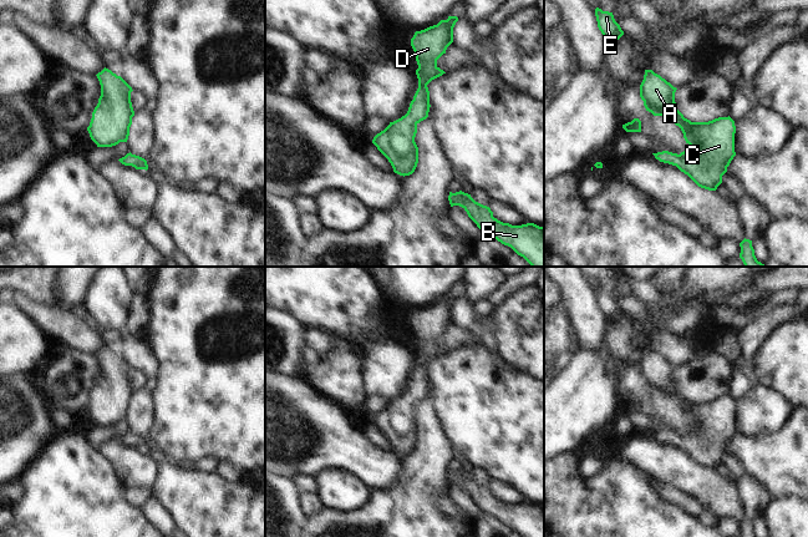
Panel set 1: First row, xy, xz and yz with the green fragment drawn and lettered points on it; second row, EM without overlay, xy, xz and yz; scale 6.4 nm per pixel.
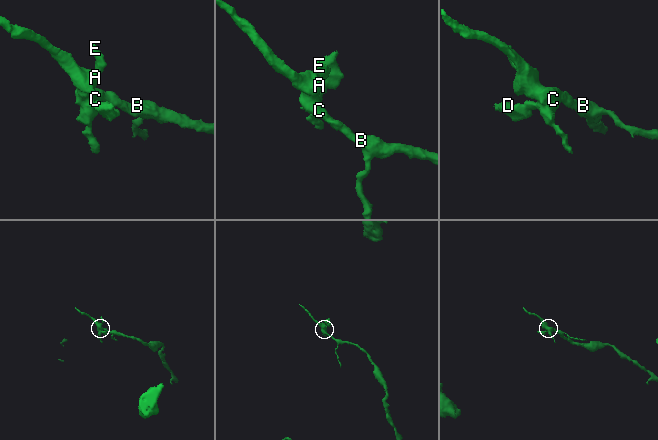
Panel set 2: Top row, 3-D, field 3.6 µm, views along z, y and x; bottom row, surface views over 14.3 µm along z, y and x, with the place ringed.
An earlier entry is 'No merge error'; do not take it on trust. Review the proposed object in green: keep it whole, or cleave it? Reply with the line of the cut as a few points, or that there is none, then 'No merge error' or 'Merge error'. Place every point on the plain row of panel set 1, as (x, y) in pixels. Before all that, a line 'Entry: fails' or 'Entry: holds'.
Entry: holds
No split. No merge error

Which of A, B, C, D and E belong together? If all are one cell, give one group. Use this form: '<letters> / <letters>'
A B C D E

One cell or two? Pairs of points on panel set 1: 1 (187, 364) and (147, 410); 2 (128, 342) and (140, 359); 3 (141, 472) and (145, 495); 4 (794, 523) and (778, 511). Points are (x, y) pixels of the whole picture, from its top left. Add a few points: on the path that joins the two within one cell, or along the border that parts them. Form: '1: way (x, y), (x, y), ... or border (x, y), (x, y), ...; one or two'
1: border (152, 393), (156, 405), (153, 431); two
2: way (132, 345), (140, 355); one
3: border (128, 486), (147, 489), (153, 492); two
4: way (791, 521), (782, 515); one

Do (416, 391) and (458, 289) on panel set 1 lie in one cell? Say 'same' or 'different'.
same

